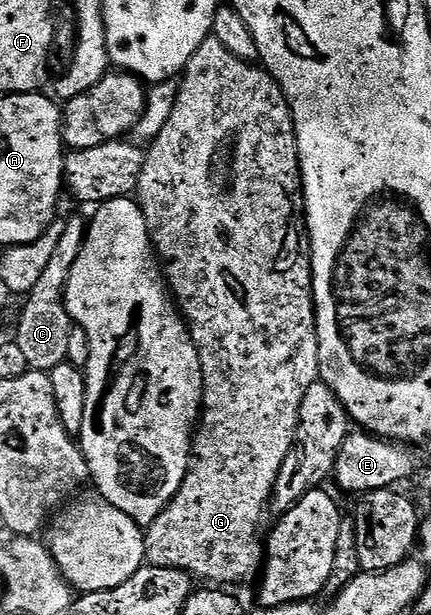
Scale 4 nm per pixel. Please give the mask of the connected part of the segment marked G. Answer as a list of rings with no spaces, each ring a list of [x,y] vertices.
[[[208,37],[200,47],[194,52],[194,56],[190,56],[187,66],[182,71],[182,77],[179,79],[180,91],[176,94],[176,103],[172,106],[172,111],[168,114],[168,119],[164,122],[164,127],[156,134],[156,139],[152,142],[152,147],[147,147],[144,162],[140,166],[140,179],[136,184],[135,201],[138,203],[142,216],[146,220],[146,228],[148,229],[148,238],[152,241],[152,249],[159,261],[162,263],[162,274],[166,279],[167,289],[170,291],[171,297],[174,299],[175,305],[178,307],[179,313],[185,322],[188,323],[188,333],[192,335],[192,343],[196,345],[196,351],[200,357],[200,373],[202,375],[202,409],[198,419],[198,425],[195,427],[192,435],[192,448],[188,460],[188,471],[182,480],[180,487],[167,506],[160,511],[158,517],[149,524],[143,531],[144,540],[144,556],[151,565],[165,566],[166,568],[174,568],[175,570],[184,570],[187,574],[195,576],[197,579],[205,578],[208,584],[228,584],[224,582],[240,582],[243,578],[248,578],[255,572],[256,568],[262,562],[262,546],[256,543],[256,525],[260,522],[260,517],[264,514],[264,505],[268,502],[268,497],[272,494],[272,485],[278,482],[280,478],[280,468],[285,465],[286,459],[291,451],[292,443],[298,434],[298,423],[300,421],[300,405],[306,396],[306,388],[310,388],[312,383],[317,381],[318,369],[320,361],[318,360],[318,346],[316,344],[316,312],[312,301],[312,259],[310,257],[309,247],[306,245],[306,223],[304,220],[304,188],[300,176],[300,153],[298,152],[298,144],[296,143],[296,129],[292,123],[292,113],[288,107],[286,96],[282,92],[280,85],[272,79],[272,75],[264,69],[263,65],[253,64],[242,60],[238,56],[234,56],[234,52],[230,52],[230,48],[226,48],[226,44],[222,44],[217,38]]]

